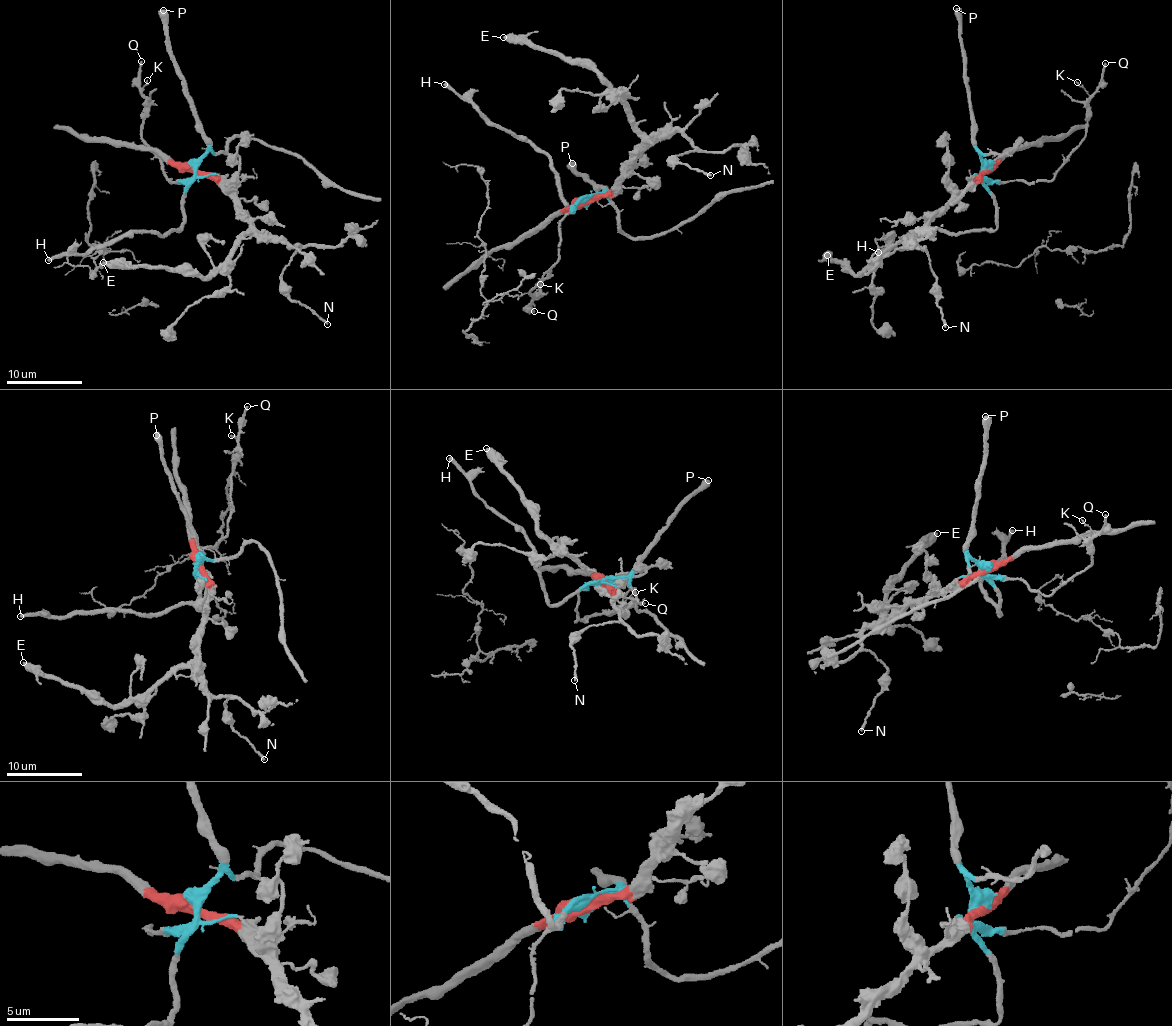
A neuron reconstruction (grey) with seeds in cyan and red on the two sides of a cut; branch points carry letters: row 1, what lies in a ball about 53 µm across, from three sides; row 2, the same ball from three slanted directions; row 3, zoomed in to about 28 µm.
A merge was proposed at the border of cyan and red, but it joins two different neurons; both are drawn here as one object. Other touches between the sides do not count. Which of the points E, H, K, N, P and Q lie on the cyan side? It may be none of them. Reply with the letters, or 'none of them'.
H, K, P, Q

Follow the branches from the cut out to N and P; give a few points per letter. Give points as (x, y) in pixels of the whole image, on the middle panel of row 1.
N: (587, 199), (603, 196), (652, 141), (679, 131), (694, 149), (670, 161), (696, 168), (710, 176)
P: (587, 199), (601, 193), (603, 189), (571, 162)

